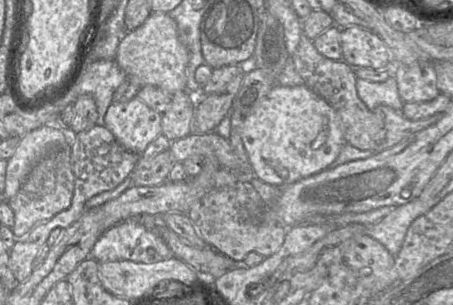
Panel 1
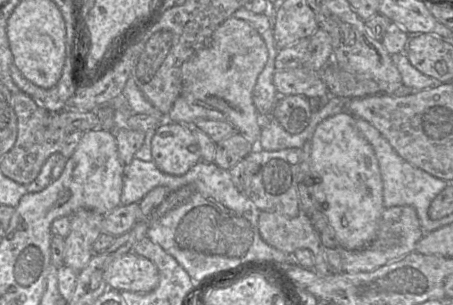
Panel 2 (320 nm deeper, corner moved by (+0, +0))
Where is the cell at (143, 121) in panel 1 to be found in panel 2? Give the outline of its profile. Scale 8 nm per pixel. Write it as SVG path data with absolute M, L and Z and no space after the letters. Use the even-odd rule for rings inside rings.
M181 123L159 125L150 141L152 162L164 173L185 175L201 161L199 145L193 127Z

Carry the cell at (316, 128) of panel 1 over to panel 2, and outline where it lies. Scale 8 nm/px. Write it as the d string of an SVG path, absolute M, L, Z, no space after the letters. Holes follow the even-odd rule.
M343 111L322 120L317 124L310 142L302 148L307 150L308 176L315 179L313 184L308 185L308 193L320 204L339 244L348 250L363 248L374 239L385 207L378 160L371 144L357 129L356 117Z

